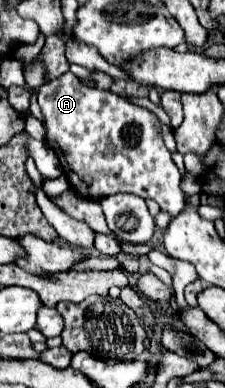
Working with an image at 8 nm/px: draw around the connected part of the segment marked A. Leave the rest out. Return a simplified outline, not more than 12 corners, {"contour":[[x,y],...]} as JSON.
{"contour":[[71,72],[39,88],[71,188],[179,216],[153,112]]}

